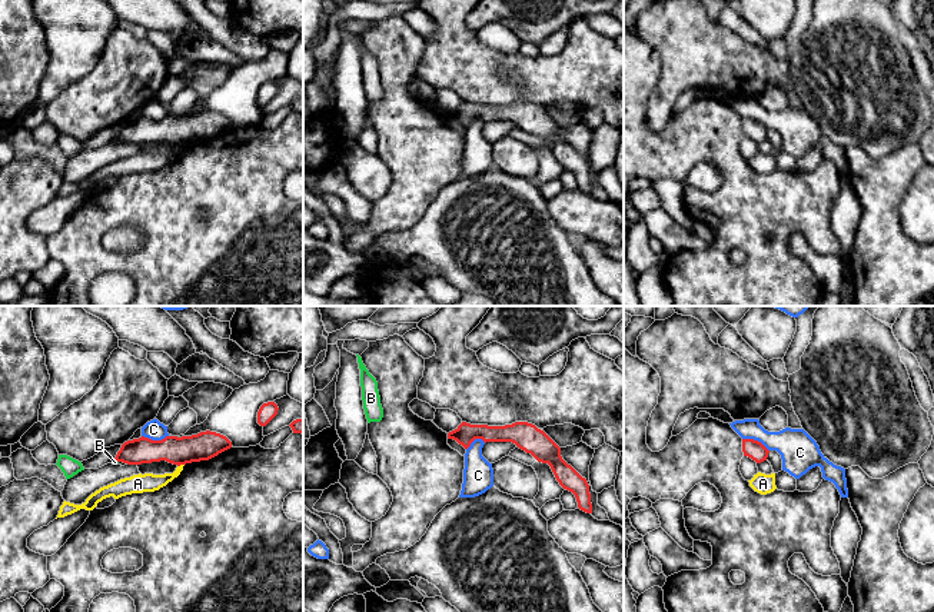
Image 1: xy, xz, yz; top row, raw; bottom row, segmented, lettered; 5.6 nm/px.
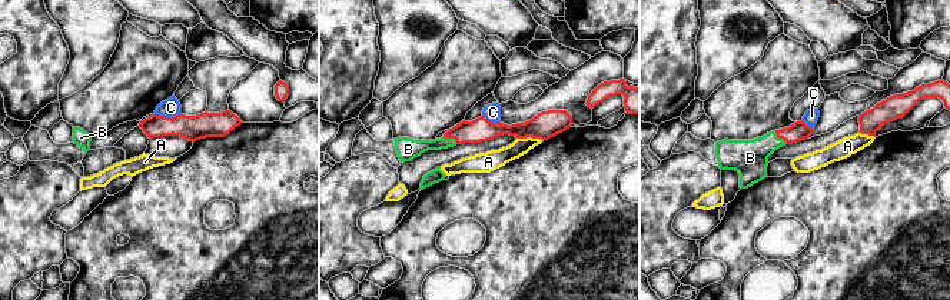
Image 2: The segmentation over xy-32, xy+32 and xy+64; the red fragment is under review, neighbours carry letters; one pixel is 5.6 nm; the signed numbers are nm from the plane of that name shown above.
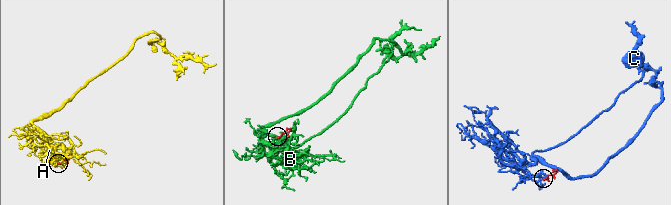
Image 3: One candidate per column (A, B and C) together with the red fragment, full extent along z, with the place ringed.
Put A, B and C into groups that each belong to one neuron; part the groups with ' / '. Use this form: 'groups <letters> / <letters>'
groups A / B / C

